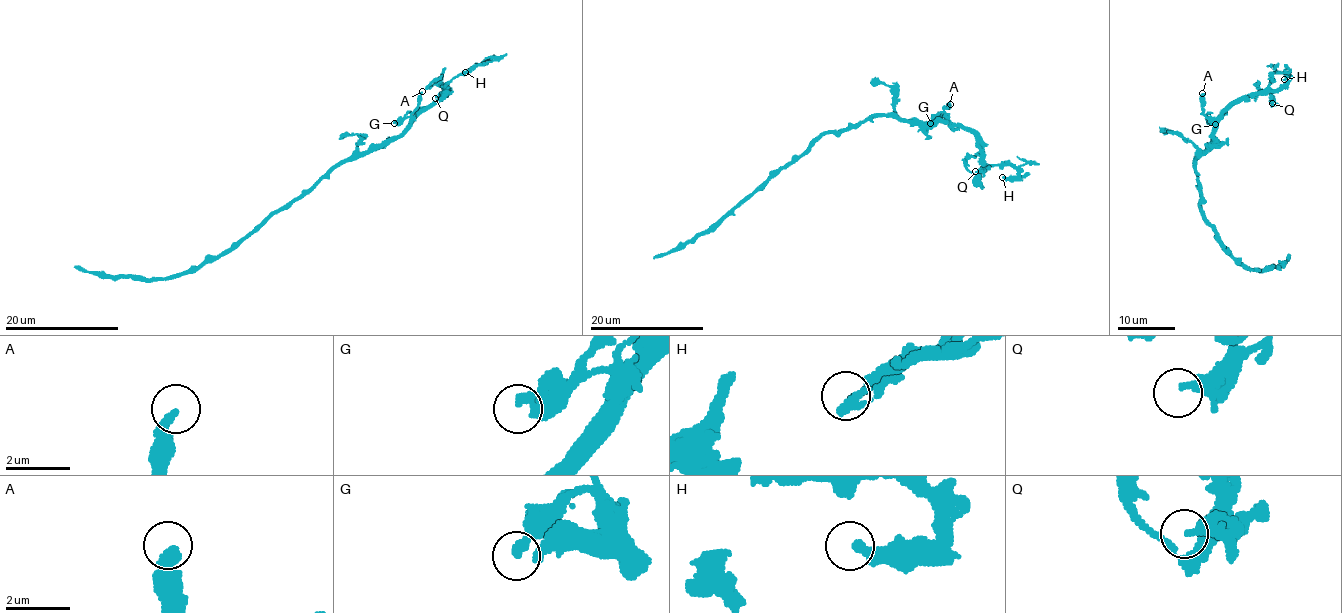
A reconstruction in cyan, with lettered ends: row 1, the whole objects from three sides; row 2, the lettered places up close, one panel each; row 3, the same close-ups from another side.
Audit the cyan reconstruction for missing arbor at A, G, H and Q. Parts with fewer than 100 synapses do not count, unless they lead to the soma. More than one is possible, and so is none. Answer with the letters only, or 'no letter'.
no letter

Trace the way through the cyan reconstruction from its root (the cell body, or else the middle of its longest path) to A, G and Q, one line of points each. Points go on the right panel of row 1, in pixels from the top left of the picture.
A: (1200, 190), (1195, 164), (1197, 158), (1206, 153), (1213, 134), (1211, 121), (1203, 112), (1202, 93)
G: (1200, 190), (1195, 164), (1197, 158), (1206, 153), (1212, 140), (1213, 125), (1207, 117), (1215, 124)
Q: (1200, 190), (1195, 164), (1197, 158), (1206, 153), (1215, 121), (1237, 102), (1252, 95), (1269, 94), (1272, 103)

